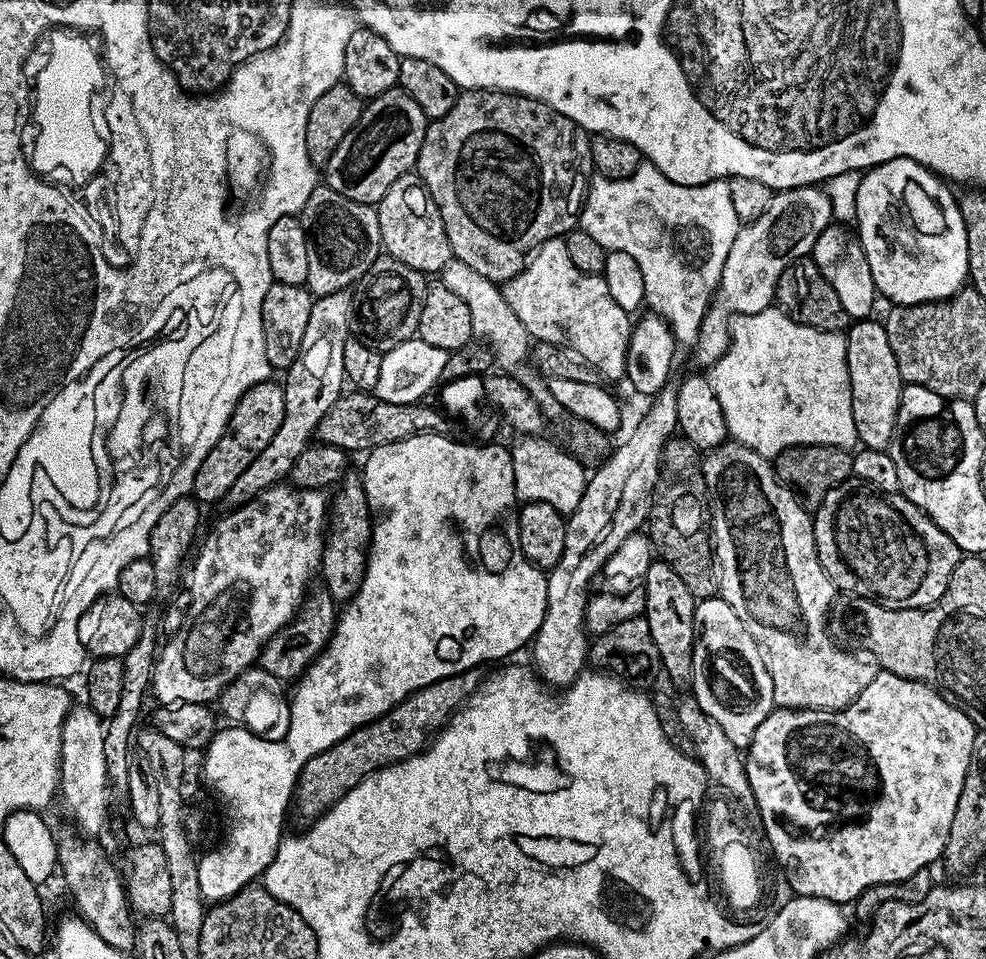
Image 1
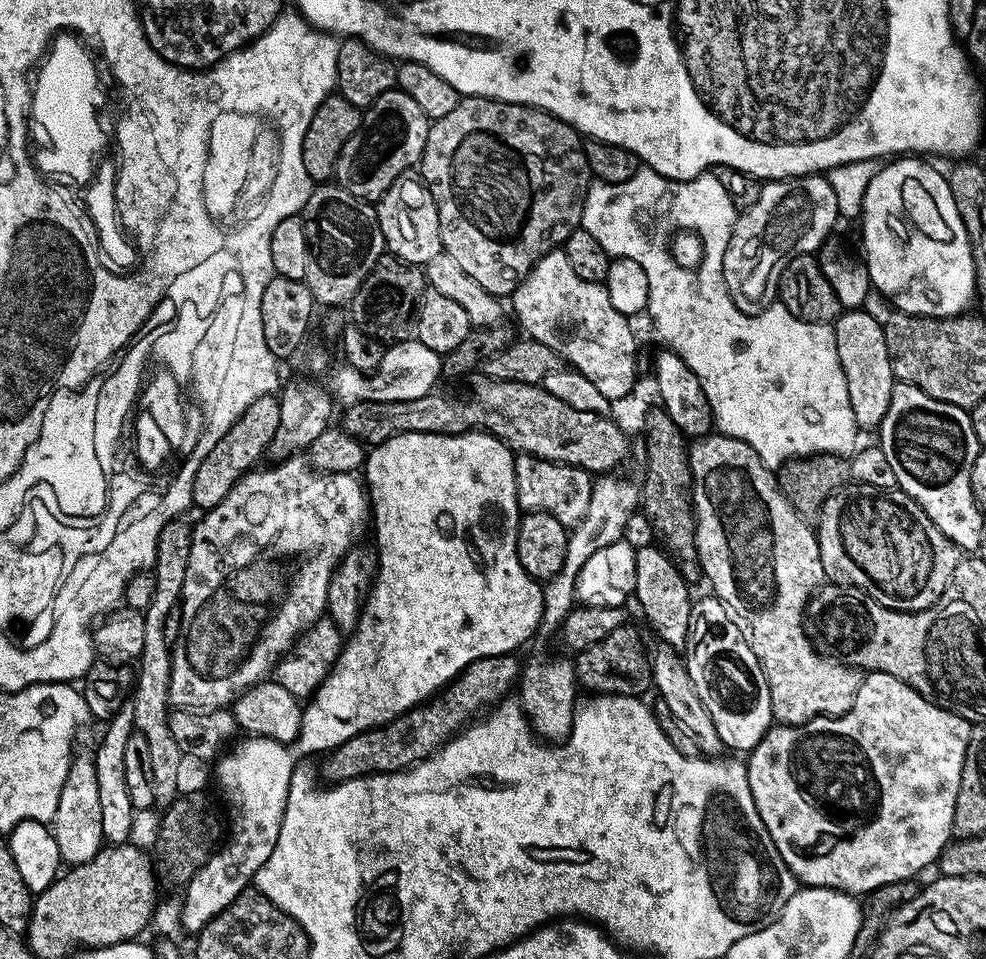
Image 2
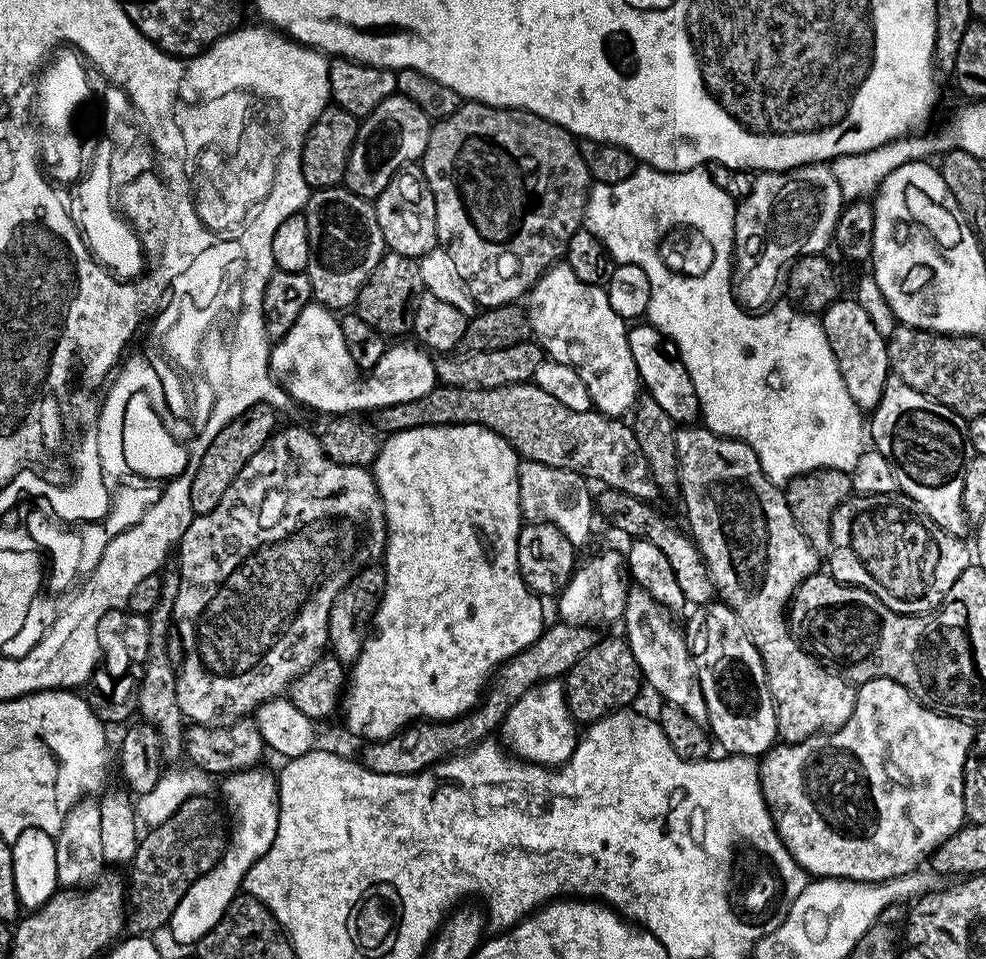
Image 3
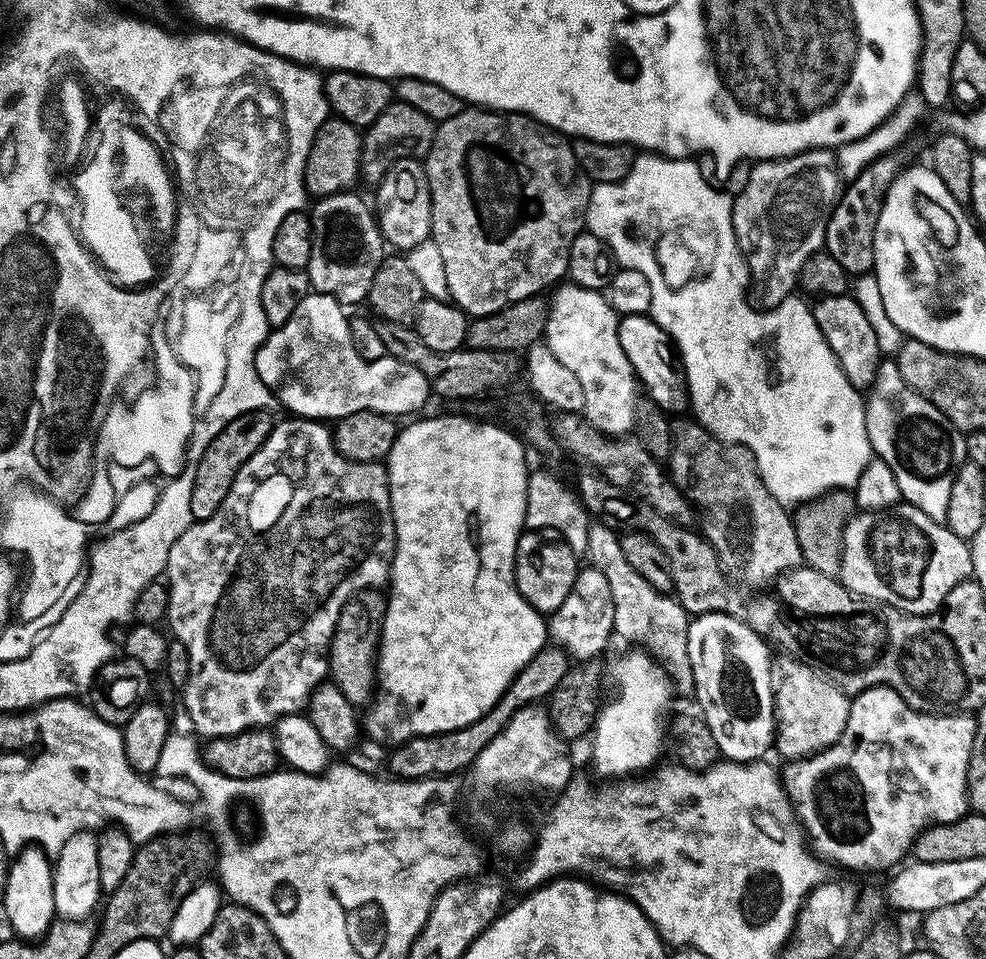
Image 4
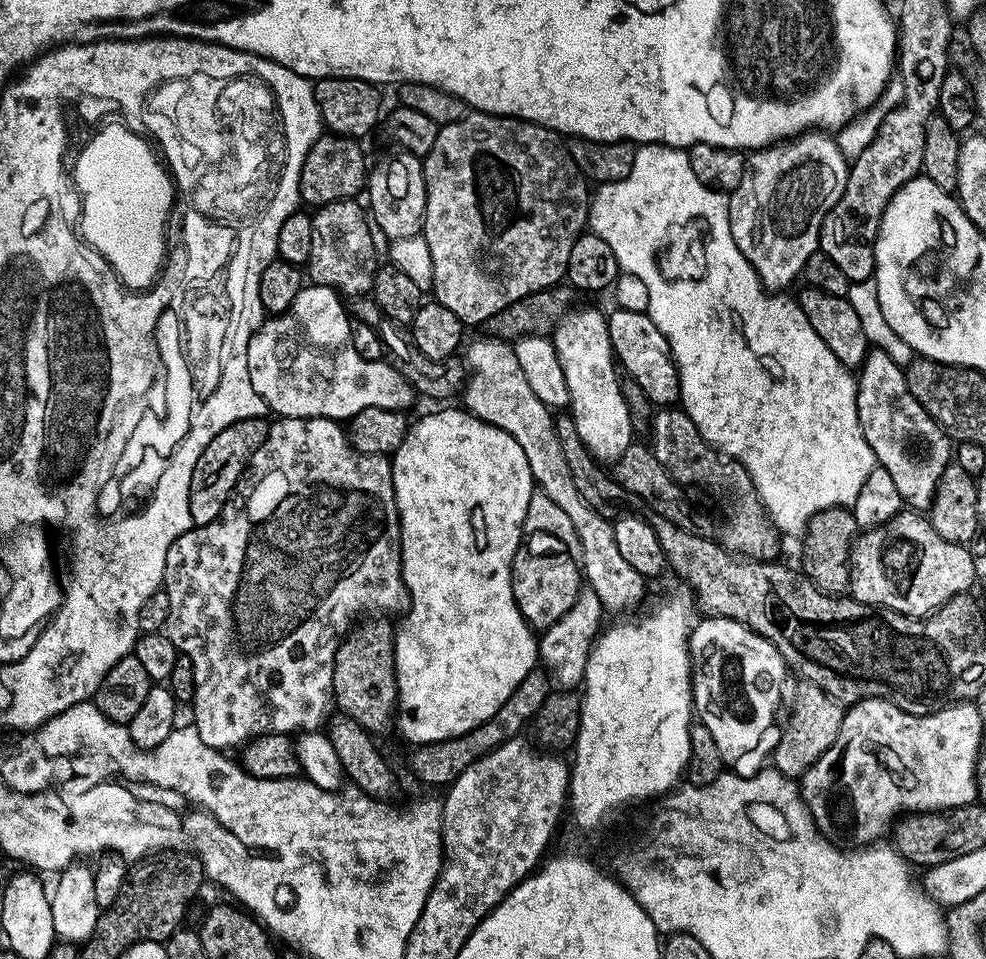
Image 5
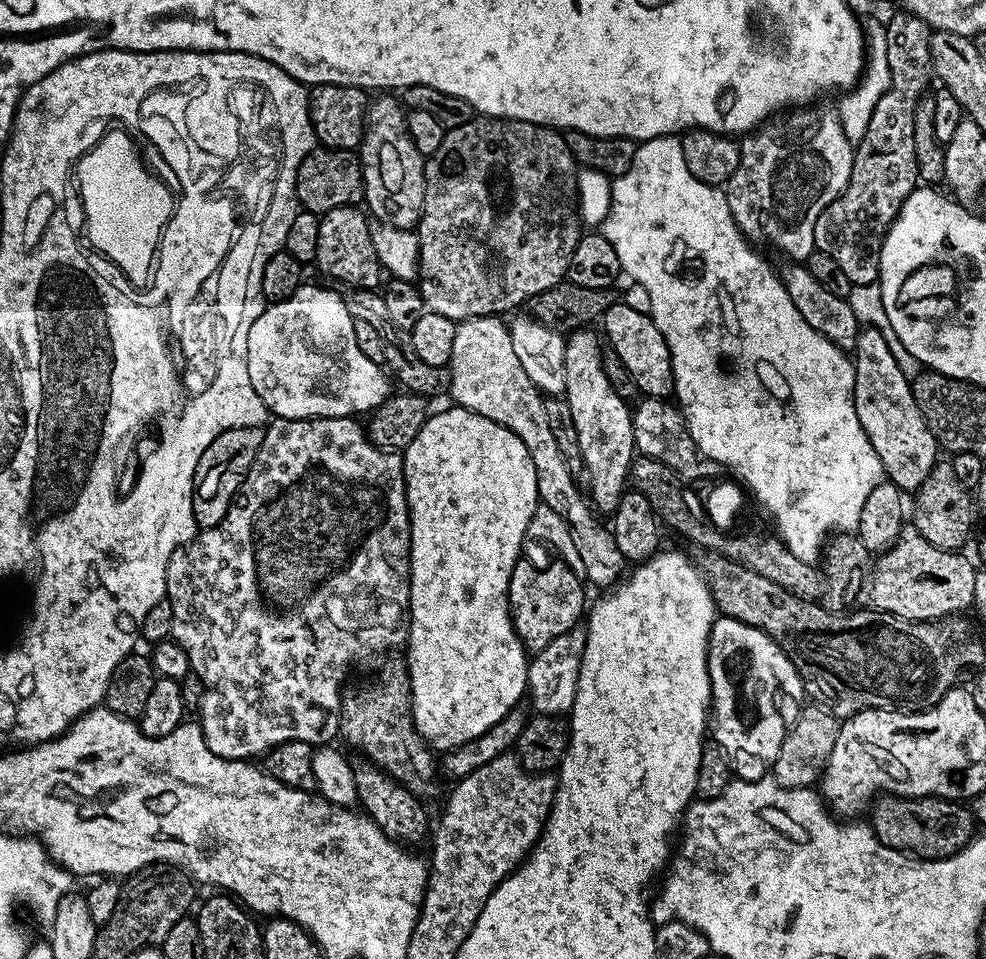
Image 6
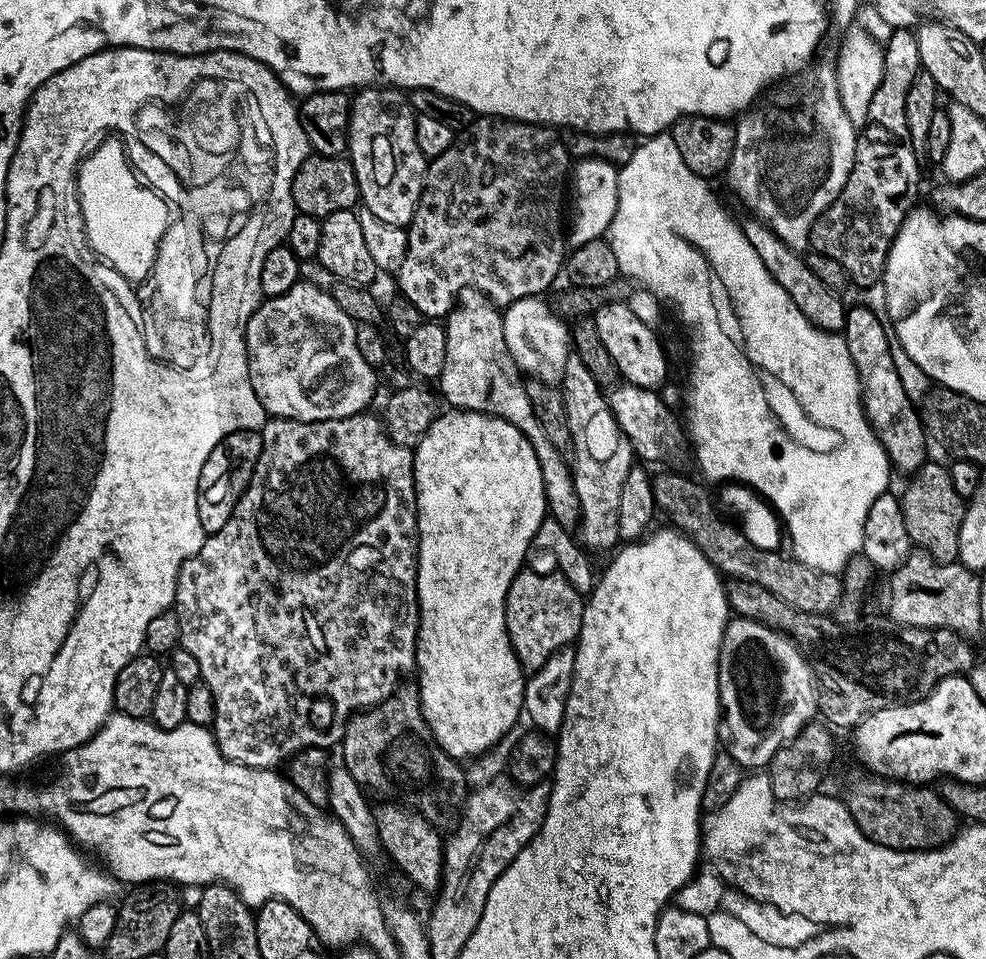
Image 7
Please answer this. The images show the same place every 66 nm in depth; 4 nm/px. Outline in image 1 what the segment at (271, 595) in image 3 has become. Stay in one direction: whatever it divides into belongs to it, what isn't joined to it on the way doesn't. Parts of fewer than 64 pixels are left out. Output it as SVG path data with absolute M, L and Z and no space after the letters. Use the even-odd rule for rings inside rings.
M288 482L273 484L271 488L257 494L250 501L241 504L224 512L225 516L213 526L208 532L208 537L204 541L199 541L195 549L196 561L192 564L192 587L190 593L193 601L190 603L189 613L186 614L186 620L182 623L181 629L173 636L167 637L155 657L155 665L152 668L152 685L150 687L151 695L157 696L160 704L207 704L219 701L220 695L226 690L228 684L234 682L240 674L248 668L253 667L260 659L260 651L267 643L268 639L287 627L289 621L297 612L300 611L304 602L306 593L309 591L308 583L312 580L312 575L317 575L322 550L324 549L324 538L326 535L326 525L330 515L330 500L327 495L319 488L297 488Z

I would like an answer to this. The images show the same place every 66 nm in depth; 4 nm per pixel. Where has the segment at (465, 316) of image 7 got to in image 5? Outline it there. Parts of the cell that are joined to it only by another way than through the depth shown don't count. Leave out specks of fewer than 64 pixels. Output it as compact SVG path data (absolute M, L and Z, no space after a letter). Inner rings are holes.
M480 334L477 340L471 340L469 339L466 344L468 360L466 359L467 380L462 389L463 407L479 420L485 420L488 424L506 430L506 434L510 434L510 438L514 438L514 442L522 446L522 454L526 454L526 462L530 462L533 485L548 498L553 499L558 506L562 506L562 510L566 510L570 522L574 525L574 532L578 534L578 542L582 542L582 558L579 563L582 565L582 576L587 587L598 596L605 613L631 613L628 611L638 607L640 599L644 596L645 577L640 576L638 570L634 570L634 566L626 562L626 558L622 558L622 553L618 550L618 542L614 539L613 521L598 510L594 510L594 506L590 506L590 502L586 502L586 498L582 498L582 494L578 491L578 486L570 475L566 454L562 454L562 442L558 442L553 413L541 402L538 394L530 390L530 382L526 382L526 374L522 374L522 366L518 366L515 347L509 341L499 340L487 334Z

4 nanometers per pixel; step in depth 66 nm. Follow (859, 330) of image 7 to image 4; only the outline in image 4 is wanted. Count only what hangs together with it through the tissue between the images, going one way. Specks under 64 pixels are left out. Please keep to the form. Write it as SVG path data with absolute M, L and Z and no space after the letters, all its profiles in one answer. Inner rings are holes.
M892 358L878 366L878 374L866 392L864 413L873 453L894 472L901 497L922 510L922 514L946 521L950 486L954 486L956 472L966 460L965 433L955 428L938 406L906 386Z

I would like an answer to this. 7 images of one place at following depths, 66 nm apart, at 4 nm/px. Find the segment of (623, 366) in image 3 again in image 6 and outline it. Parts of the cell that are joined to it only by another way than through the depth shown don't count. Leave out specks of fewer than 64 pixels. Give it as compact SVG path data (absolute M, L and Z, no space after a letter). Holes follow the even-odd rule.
M577 330L565 339L566 386L562 396L568 401L570 414L574 414L574 430L578 430L578 446L582 450L584 472L588 476L586 492L590 503L597 513L612 514L630 480L636 439L632 433L629 405L614 394L603 369L601 337L597 336L592 330Z

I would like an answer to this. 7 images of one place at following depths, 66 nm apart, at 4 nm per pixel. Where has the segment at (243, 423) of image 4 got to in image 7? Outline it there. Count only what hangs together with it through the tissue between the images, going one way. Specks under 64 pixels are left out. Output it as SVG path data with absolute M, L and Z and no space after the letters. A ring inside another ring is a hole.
M238 430L234 434L226 434L226 438L222 438L218 446L214 446L210 458L206 458L205 465L202 466L201 477L198 478L198 522L202 522L205 533L222 530L222 526L230 522L230 514L234 514L234 506L246 490L261 454L262 435L259 431Z

